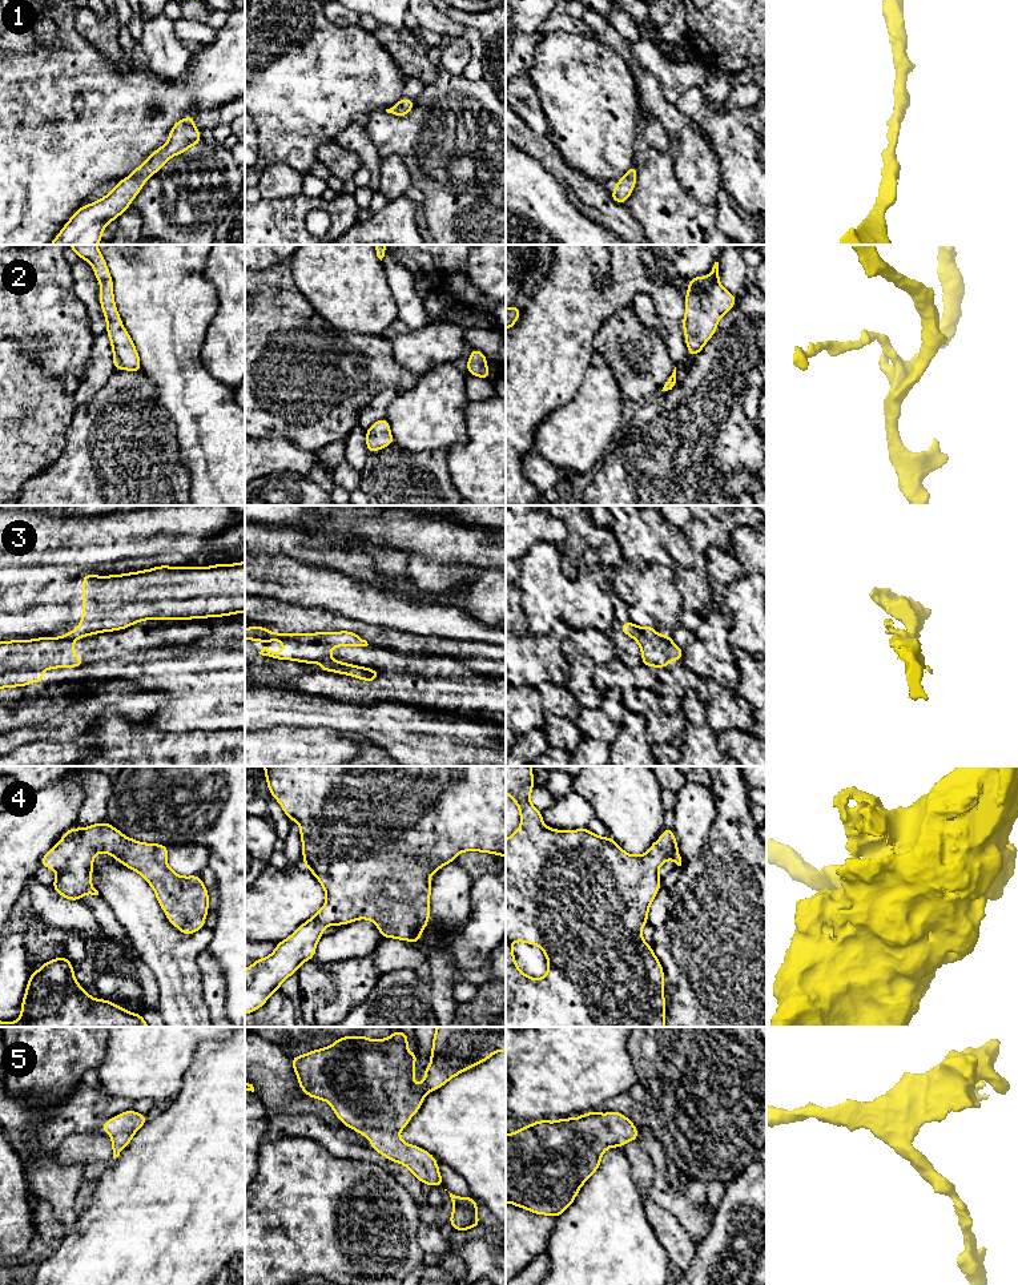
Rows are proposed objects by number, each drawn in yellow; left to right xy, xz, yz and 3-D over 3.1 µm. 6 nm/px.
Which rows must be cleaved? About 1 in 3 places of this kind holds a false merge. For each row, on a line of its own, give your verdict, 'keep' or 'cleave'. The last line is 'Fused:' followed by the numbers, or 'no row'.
1: keep
2: keep
3: cleave
4: keep
5: keep
Fused: 3

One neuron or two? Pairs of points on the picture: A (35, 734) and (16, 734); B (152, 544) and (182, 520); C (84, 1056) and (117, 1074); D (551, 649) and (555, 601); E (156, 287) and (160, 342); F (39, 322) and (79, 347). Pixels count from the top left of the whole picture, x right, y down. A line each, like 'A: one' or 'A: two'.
A: one
B: two
C: two
D: two
E: one
F: one

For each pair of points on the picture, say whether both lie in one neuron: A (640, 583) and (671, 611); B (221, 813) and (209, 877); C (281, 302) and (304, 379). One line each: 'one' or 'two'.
A: one
B: two
C: one

